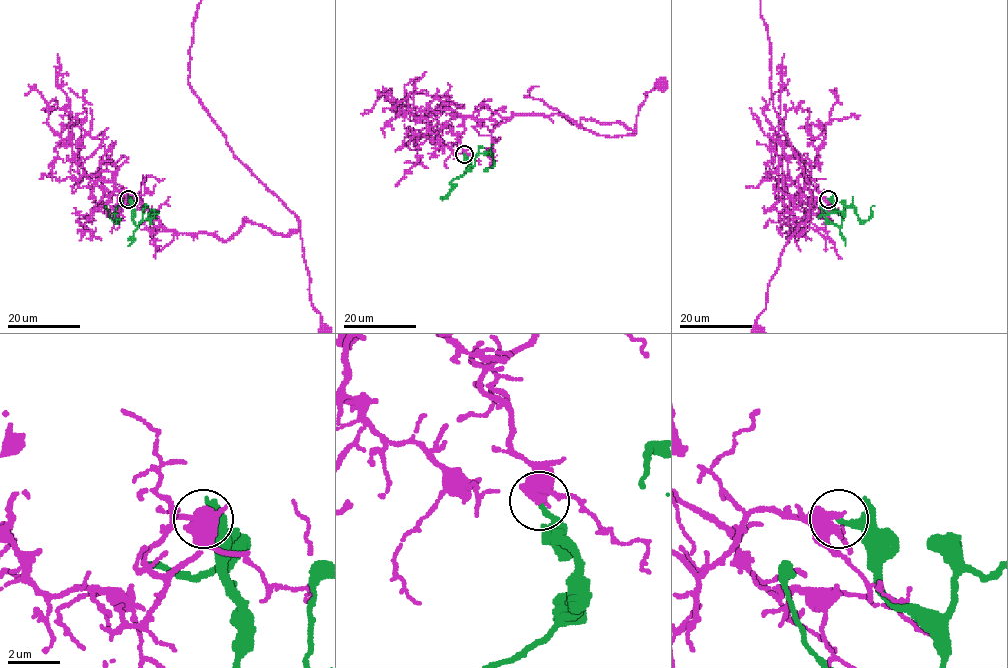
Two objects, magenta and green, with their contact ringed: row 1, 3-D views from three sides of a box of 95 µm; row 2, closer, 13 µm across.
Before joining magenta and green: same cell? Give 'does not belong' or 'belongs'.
does not belong

